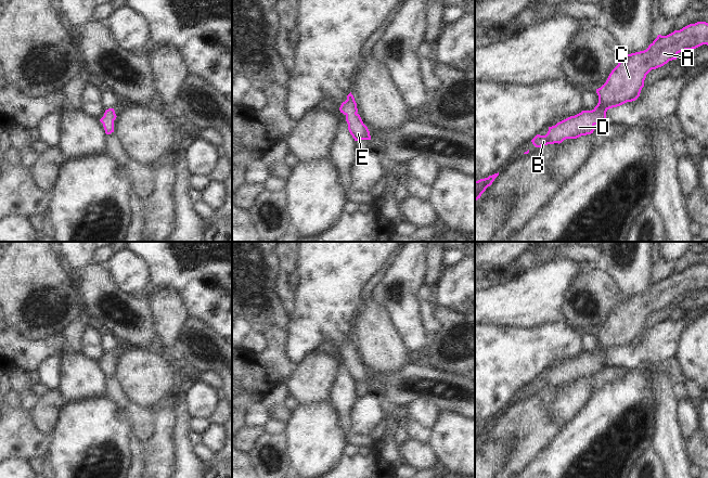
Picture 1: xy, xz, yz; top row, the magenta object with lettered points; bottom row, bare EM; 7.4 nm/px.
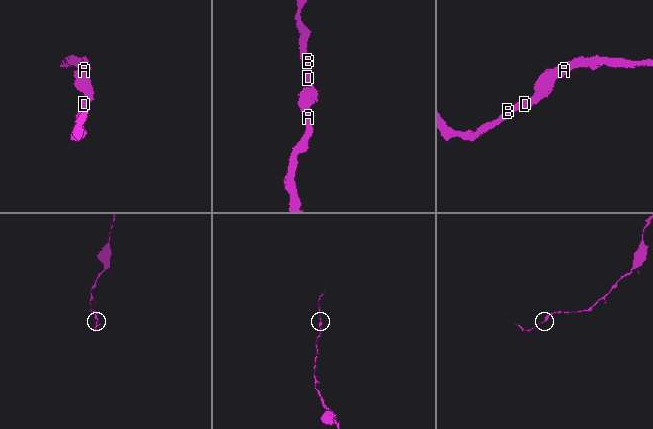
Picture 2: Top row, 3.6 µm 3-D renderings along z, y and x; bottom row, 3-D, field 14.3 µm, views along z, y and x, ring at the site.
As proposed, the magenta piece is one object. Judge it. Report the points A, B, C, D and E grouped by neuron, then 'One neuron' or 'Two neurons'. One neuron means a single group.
Groups: A B C D E. One neuron.

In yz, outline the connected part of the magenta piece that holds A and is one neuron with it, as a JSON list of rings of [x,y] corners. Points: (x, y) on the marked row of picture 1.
[[[697,22],[680,30],[661,36],[644,51],[622,54],[621,61],[612,70],[606,82],[598,89],[598,103],[592,111],[582,111],[555,126],[549,127],[545,135],[537,134],[532,140],[536,147],[562,143],[566,139],[577,139],[591,134],[594,126],[606,124],[606,112],[627,102],[635,101],[644,87],[646,75],[685,50],[693,50],[703,44],[708,46],[708,23]]]

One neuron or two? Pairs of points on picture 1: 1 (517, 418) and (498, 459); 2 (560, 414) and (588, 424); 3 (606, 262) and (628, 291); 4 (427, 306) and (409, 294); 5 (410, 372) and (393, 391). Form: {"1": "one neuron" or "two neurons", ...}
{"1": "two neurons", "2": "two neurons", "3": "one neuron", "4": "two neurons", "5": "one neuron"}

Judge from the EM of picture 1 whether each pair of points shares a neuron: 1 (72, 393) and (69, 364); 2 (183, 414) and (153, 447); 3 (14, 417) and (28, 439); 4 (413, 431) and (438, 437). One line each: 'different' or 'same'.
1: same
2: different
3: same
4: same

